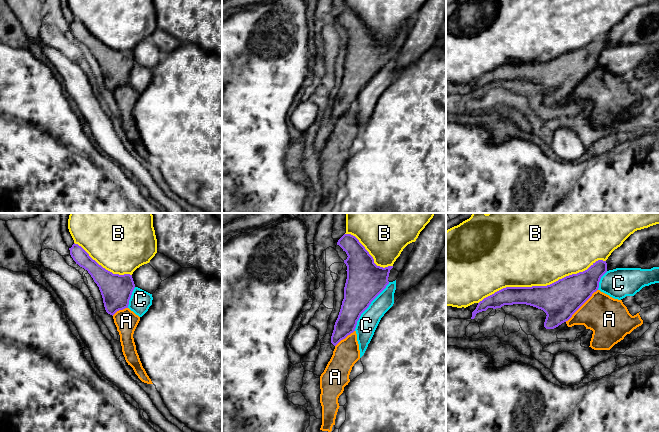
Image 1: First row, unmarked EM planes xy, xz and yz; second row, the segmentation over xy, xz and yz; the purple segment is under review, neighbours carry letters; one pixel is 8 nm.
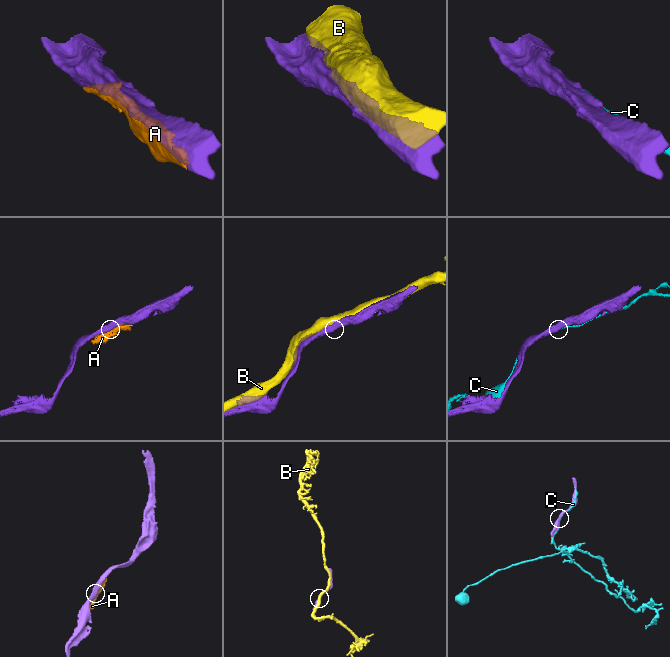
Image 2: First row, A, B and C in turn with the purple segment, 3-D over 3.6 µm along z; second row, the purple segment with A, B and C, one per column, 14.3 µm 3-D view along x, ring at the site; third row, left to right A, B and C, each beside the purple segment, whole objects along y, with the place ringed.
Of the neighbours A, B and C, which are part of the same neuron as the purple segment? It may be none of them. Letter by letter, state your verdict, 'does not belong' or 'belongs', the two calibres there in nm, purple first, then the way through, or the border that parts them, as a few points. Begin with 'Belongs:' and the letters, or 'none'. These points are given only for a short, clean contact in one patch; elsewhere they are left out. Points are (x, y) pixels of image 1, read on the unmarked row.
Belongs: none
A: does not belong; 300 nm thick on the purple side, 320 nm on the other
B: does not belong; 300 nm thick on the purple side, 500 nm on the other
C: does not belong; 300 nm thick on the purple side, 160 nm on the other

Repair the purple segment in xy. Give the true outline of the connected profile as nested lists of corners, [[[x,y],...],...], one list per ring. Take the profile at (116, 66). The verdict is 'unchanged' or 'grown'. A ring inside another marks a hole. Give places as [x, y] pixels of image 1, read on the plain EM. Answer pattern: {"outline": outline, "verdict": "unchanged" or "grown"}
{"outline": [[[74,19],[69,26],[76,40],[87,46],[99,63],[108,90],[113,92],[117,87],[128,84],[135,64],[132,51],[113,50],[106,46],[78,20]]], "verdict": "unchanged"}

